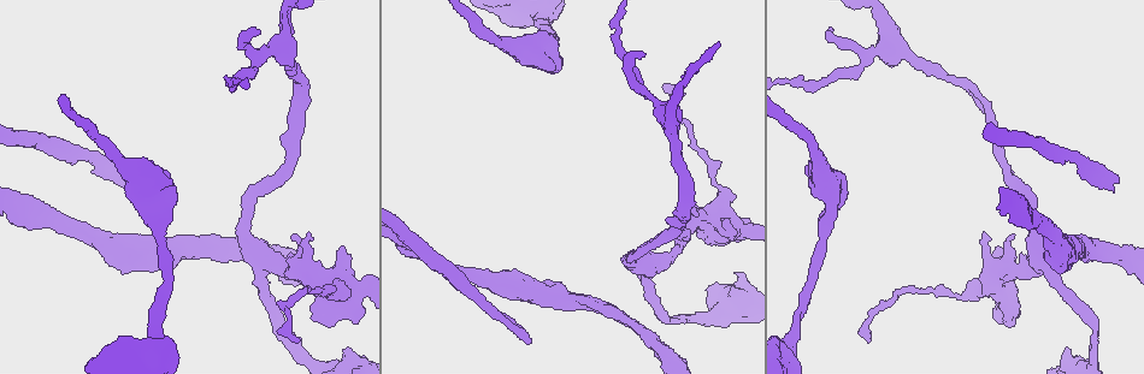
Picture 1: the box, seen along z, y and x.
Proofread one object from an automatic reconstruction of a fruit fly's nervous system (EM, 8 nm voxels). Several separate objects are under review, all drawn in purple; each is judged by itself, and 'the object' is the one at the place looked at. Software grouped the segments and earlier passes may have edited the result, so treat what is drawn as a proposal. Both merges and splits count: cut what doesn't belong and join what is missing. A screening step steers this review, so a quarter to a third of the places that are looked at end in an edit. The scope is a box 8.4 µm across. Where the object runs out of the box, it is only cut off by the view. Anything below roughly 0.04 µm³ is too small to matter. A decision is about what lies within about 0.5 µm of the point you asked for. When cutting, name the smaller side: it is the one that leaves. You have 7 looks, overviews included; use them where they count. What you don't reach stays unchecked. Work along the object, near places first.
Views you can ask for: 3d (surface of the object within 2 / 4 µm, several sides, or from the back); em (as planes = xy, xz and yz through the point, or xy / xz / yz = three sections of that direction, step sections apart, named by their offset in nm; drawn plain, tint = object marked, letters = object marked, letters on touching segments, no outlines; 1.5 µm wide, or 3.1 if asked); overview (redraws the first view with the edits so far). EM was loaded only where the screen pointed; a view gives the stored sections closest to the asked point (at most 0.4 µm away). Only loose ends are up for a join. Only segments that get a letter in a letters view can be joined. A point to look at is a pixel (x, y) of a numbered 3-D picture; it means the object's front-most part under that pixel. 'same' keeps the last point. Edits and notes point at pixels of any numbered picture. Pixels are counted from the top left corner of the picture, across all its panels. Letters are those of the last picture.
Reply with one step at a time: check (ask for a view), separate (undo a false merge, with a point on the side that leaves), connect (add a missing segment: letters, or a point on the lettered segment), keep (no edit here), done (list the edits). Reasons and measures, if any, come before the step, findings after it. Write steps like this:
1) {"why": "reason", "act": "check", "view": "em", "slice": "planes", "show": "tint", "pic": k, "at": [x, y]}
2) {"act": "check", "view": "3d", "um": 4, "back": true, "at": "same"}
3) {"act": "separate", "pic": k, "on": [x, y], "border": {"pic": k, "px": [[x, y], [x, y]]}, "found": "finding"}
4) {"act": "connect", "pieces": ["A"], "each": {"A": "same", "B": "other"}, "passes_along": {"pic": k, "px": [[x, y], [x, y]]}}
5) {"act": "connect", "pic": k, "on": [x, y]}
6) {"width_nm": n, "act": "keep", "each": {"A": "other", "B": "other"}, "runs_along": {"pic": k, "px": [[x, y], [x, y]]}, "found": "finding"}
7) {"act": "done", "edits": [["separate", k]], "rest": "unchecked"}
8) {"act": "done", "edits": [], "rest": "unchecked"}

{"act": "check", "view": "3d", "um": 4, "pic": 1, "at": [155, 345]}

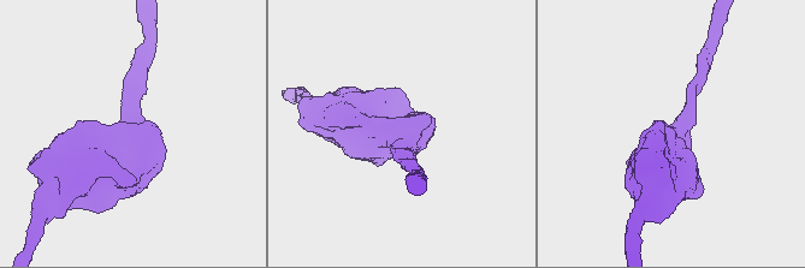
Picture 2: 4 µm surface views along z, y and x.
{"why": "need the tissue", "act": "check", "view": "em", "slice": "planes", "show": "letters", "pic": 2, "at": [677, 133]}

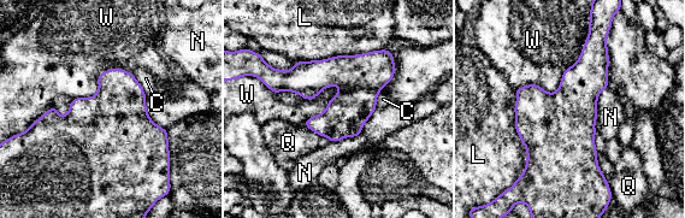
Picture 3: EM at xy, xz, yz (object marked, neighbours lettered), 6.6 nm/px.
{"longest_contact_nm": ["W", 650], "act": "keep", "each": {"C": "other", "L": "other", "N": "other", "Q": "other", "W": "other"}, "runs_along": {"pic": 3, "px": [[391, 65], [273, 81]]}, "found": "one neuron here"}

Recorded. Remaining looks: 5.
{"why": "calibre changes", "act": "check", "view": "em", "slice": "planes", "show": "letters", "pic": 1, "at": [257, 62]}

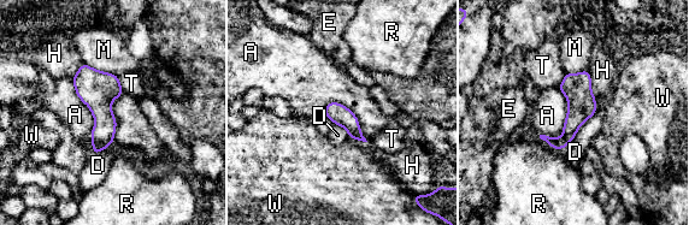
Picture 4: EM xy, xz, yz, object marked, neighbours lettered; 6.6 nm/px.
{"width_nm": 140, "act": "keep", "each": {"A": "other", "D": "other", "E": "other", "H": "other", "M": "other", "R": "other", "T": "other", "W": "other"}, "found": "all the same neuron"}

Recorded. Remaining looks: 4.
{"why": "branch stops here", "act": "check", "view": "3d", "um": 4, "pic": 1, "at": [561, 60]}

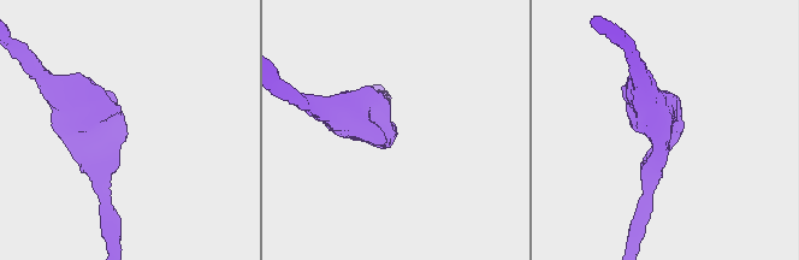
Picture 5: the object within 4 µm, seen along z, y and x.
{"why": "need the tissue", "act": "check", "view": "em", "slice": "xz", "step": 8, "show": "letters", "pic": 5, "at": [396, 126]}

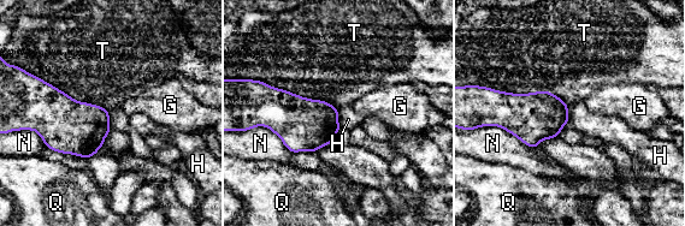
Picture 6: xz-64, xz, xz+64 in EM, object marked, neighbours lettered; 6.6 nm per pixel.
{"act": "keep", "each": {"G": "other", "H": "other", "N": "other", "Q": "other", "T": "other"}, "border": {"pic": 6, "px": [[261, 81], [328, 101], [337, 109]]}, "found": "none of them fits"}

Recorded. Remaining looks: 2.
{"act": "done", "edits": [], "rest": "unchecked"}

